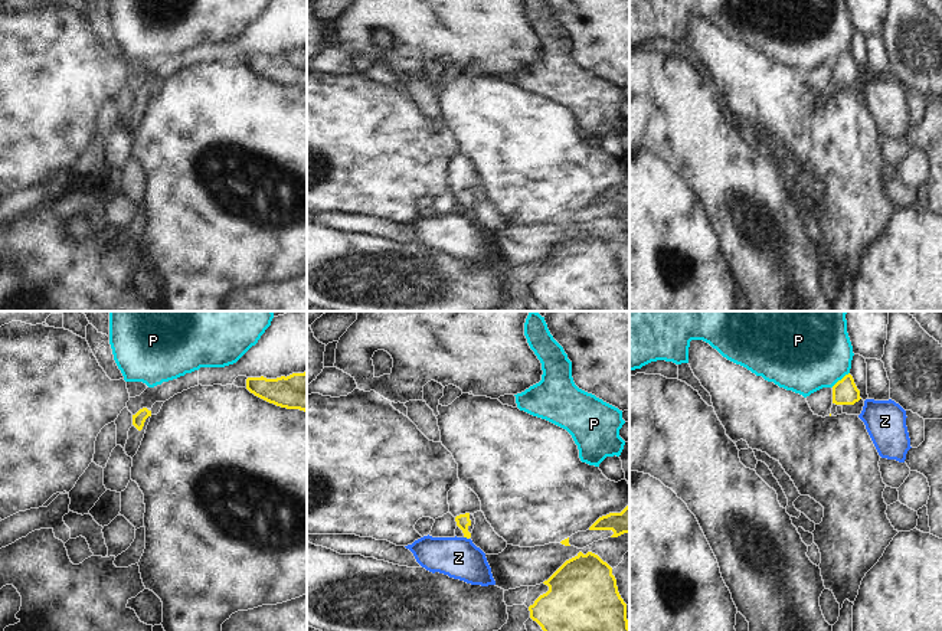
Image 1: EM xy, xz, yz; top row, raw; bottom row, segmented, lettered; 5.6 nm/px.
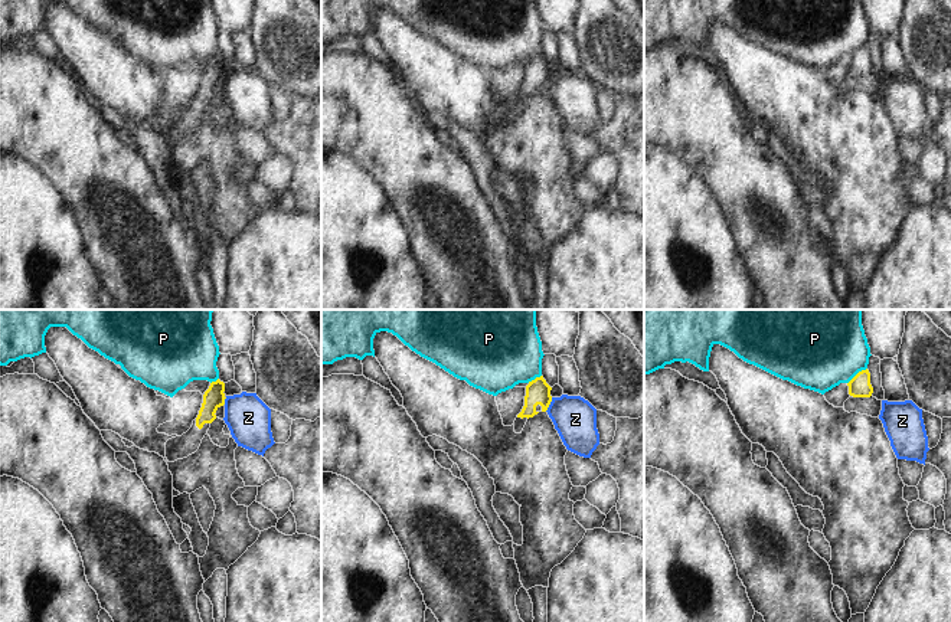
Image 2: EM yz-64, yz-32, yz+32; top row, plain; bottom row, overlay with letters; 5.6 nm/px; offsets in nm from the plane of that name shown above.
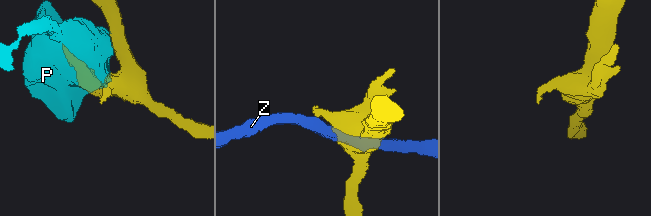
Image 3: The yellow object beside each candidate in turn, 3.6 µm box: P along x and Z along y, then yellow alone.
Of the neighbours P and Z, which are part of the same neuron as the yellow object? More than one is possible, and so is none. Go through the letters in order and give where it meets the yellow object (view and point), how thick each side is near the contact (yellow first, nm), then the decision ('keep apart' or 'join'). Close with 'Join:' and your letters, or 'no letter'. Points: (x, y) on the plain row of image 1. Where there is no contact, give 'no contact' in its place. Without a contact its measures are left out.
P: yz (841, 56) | 140/400 nm | keep apart
Z: xz (467, 215) | 80/240 nm | keep apart
Join: no letter

